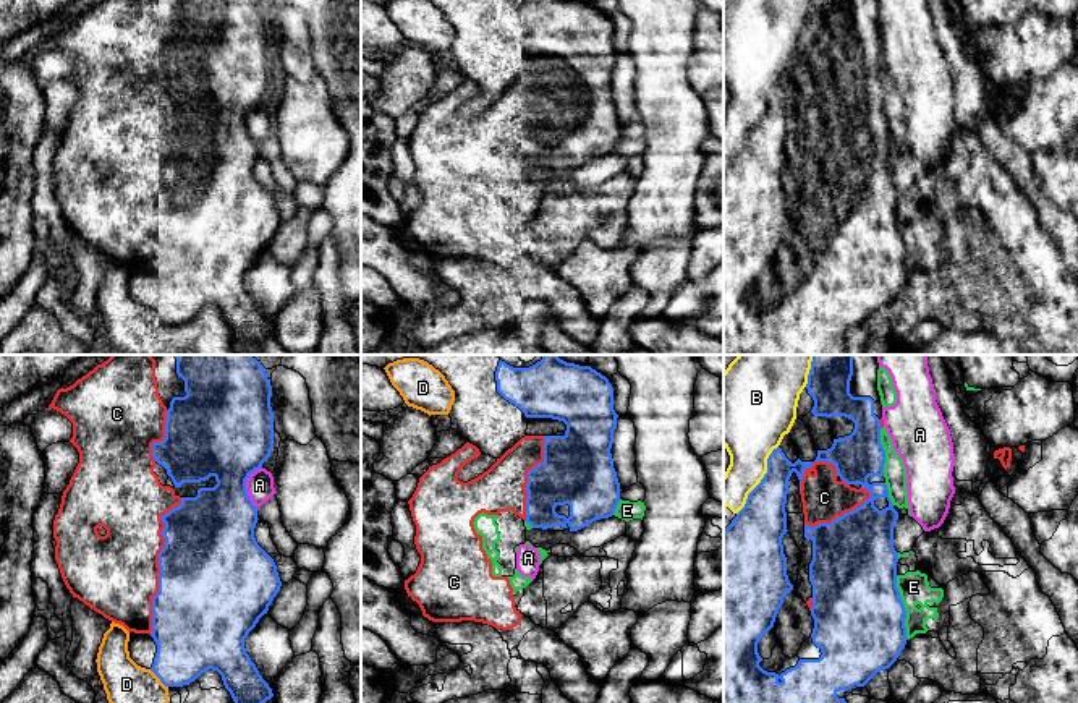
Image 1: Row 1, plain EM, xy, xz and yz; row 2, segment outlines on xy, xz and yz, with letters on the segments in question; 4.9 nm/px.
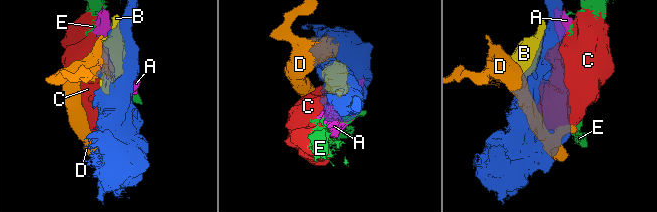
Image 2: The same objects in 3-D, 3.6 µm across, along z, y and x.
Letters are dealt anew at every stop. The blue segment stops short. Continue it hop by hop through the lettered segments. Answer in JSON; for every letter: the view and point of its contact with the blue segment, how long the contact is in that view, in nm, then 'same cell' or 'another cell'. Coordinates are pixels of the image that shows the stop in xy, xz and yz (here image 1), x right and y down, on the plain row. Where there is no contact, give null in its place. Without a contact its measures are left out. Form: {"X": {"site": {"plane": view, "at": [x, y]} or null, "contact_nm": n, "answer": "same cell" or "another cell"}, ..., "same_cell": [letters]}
{"A": {"site": {"plane": "xy", "at": [245, 123]}, "contact_nm": 200, "answer": "another cell"}, "B": {"site": {"plane": "yz", "at": [761, 117]}, "contact_nm": 400, "answer": "another cell"}, "C": {"site": {"plane": "xy", "at": [159, 201]}, "contact_nm": 700, "answer": "same cell"}, "D": {"site": {"plane": "xy", "at": [159, 315]}, "contact_nm": 130, "answer": "another cell"}, "E": {"site": {"plane": "yz", "at": [903, 245]}, "contact_nm": 320, "answer": "another cell"}, "same_cell": ["C"]}

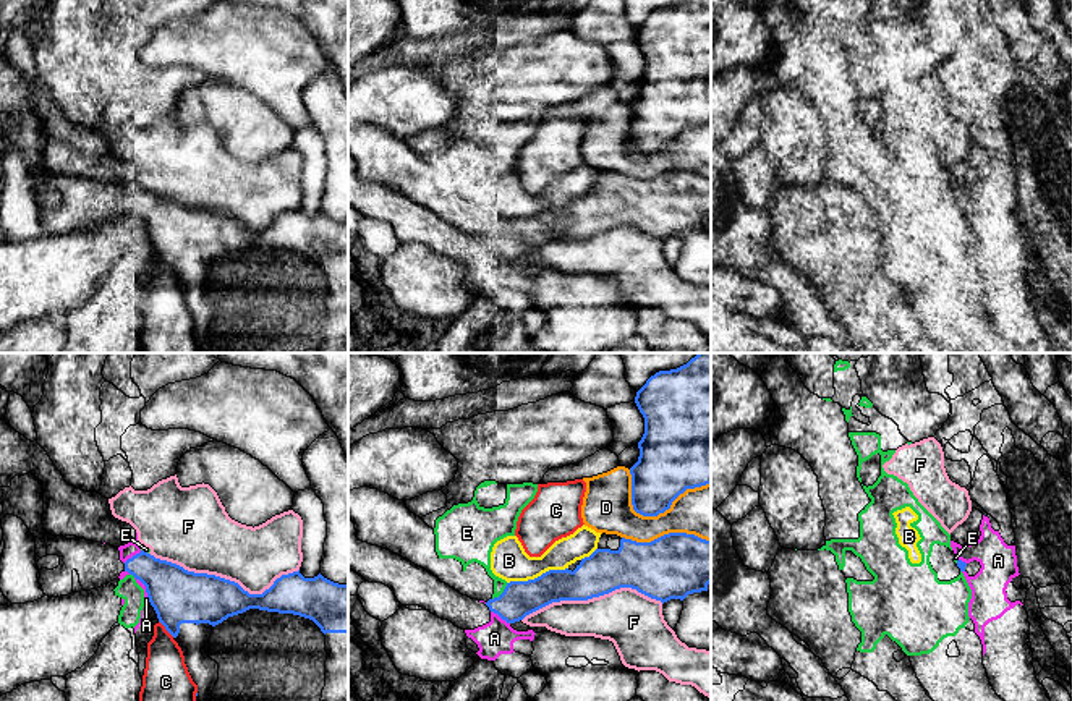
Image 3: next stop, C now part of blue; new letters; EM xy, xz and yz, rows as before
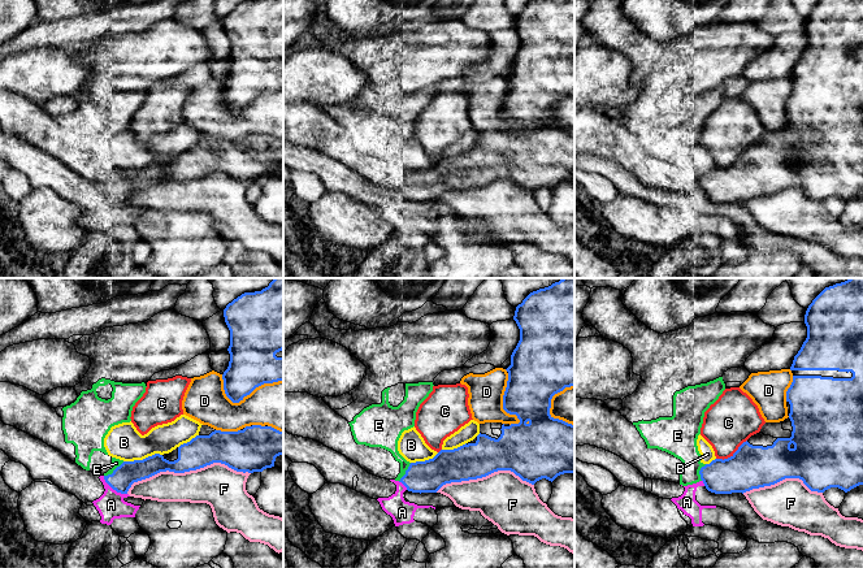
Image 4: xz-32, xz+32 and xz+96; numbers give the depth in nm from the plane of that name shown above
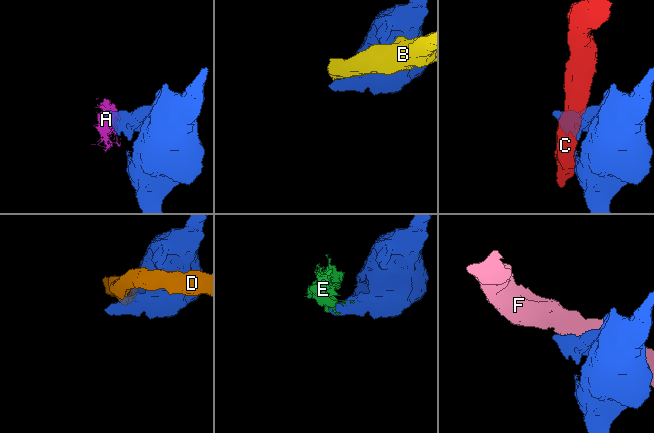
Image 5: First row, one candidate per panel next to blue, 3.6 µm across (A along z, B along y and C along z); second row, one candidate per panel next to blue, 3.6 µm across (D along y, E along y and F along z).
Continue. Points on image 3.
{"A": {"site": {"plane": "xz", "at": [501, 254]}, "contact_nm": 120, "answer": "another cell"}, "B": {"site": {"plane": "xz", "at": [538, 214]}, "contact_nm": 320, "answer": "another cell"}, "C": {"site": {"plane": "xy", "at": [165, 266]}, "contact_nm": 120, "answer": "another cell"}, "D": {"site": {"plane": "xz", "at": [669, 144]}, "contact_nm": 420, "answer": "another cell"}, "E": {"site": {"plane": "xz", "at": [502, 230]}, "contact_nm": 120, "answer": "another cell"}, "F": {"site": {"plane": "xy", "at": [224, 216]}, "contact_nm": 750, "answer": "another cell"}, "same_cell": []}

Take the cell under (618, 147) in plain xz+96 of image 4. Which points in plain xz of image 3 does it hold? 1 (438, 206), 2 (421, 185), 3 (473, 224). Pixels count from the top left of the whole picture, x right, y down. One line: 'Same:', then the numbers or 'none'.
Same: 1, 2, 3

